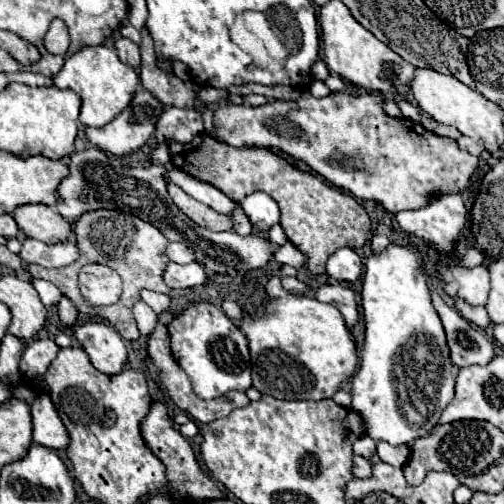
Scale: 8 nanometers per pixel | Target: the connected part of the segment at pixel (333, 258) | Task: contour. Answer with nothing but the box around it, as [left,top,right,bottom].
[326,247,362,283]

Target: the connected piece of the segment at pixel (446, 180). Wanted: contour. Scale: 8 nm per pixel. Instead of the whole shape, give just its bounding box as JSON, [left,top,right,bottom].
[214,91,478,215]

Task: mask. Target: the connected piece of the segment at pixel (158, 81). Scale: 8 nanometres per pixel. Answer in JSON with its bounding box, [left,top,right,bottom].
[140,29,196,109]

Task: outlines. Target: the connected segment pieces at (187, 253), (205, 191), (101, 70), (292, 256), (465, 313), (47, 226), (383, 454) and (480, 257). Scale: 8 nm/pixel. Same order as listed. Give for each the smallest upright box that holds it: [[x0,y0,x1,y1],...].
[[166,243,194,263],[166,169,246,217],[54,45,138,127],[274,243,306,267],[454,299,490,329],[12,205,70,243],[376,441,410,467],[460,247,486,267]]

